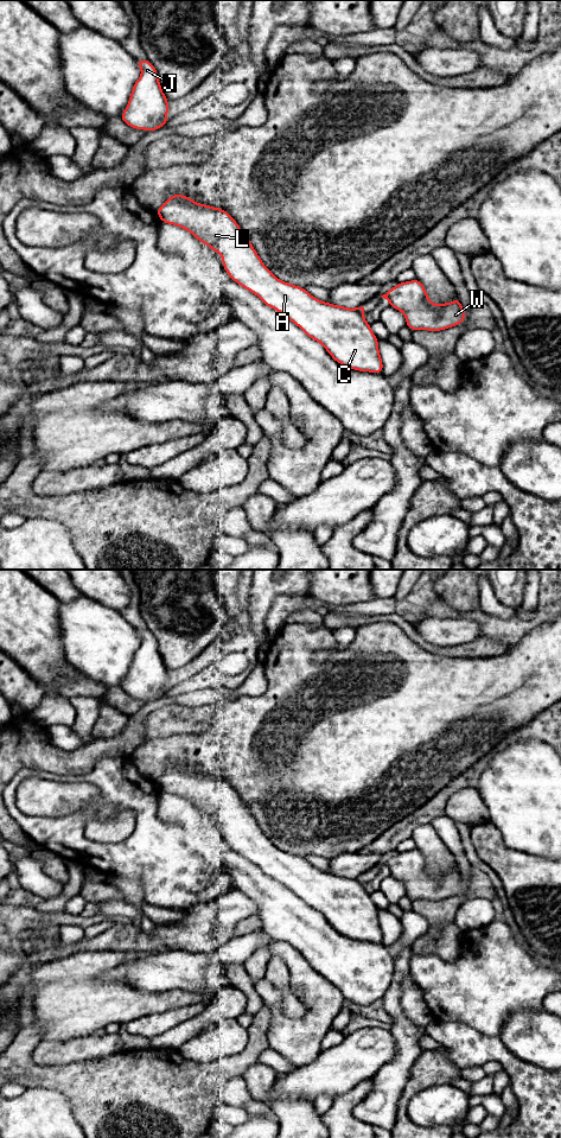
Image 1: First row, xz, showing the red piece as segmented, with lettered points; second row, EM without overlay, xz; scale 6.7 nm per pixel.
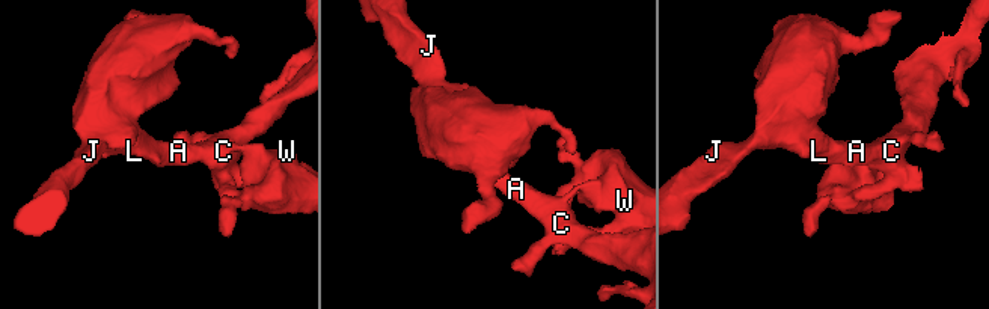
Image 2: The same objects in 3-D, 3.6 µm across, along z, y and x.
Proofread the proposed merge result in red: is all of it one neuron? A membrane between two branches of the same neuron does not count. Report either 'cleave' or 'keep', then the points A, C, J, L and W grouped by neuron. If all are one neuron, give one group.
cleave | A C J L / W

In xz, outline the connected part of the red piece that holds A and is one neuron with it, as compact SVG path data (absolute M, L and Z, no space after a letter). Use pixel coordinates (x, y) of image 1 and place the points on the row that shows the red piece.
M176 193L155 212L161 222L187 230L219 253L229 278L319 342L336 362L358 371L382 374L378 338L364 316L356 309L321 301L304 287L278 279L225 210Z

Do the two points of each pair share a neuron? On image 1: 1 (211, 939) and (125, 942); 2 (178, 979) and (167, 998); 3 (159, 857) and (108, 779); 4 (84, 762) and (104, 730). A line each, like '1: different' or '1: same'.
1: same
2: different
3: same
4: different

